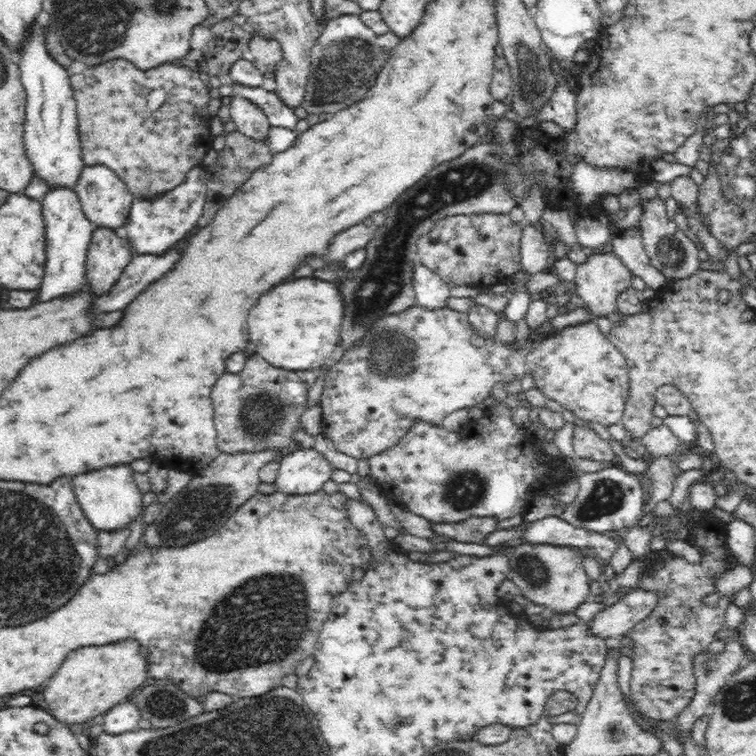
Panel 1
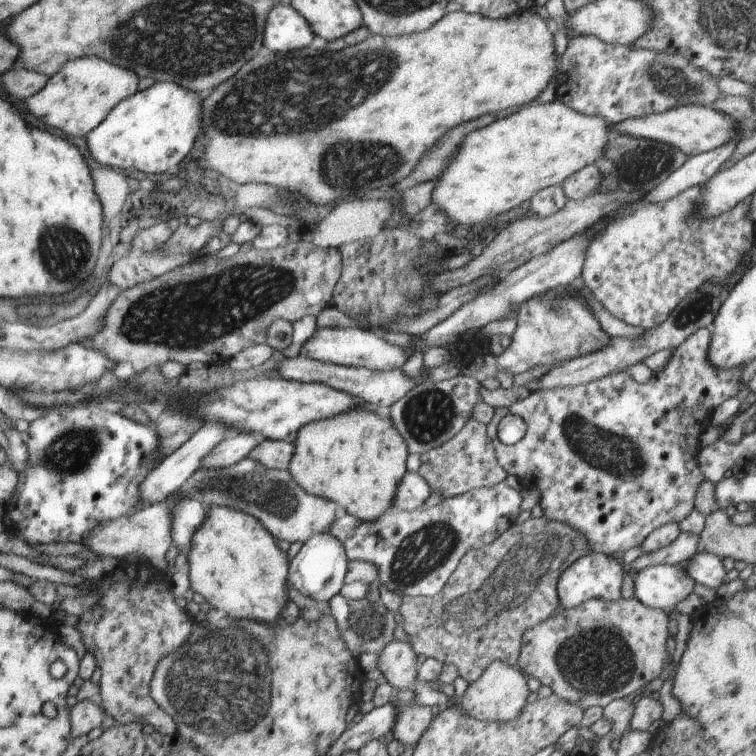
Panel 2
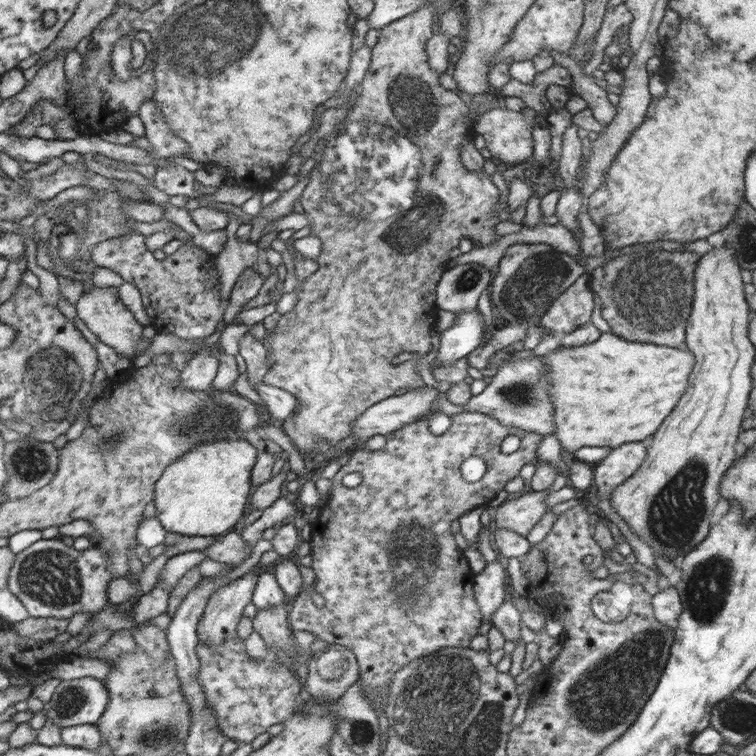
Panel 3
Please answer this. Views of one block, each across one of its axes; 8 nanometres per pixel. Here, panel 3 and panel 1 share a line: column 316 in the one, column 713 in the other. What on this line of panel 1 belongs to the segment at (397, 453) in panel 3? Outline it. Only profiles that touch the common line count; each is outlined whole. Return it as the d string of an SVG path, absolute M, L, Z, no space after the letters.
M710 513L707 516L702 517L699 521L692 520L692 522L695 527L693 528L691 535L686 536L690 536L689 542L692 546L695 546L698 549L698 552L700 552L701 561L690 563L688 560L686 560L686 558L676 555L668 557L665 561L662 561L662 559L659 561L652 561L649 560L648 555L646 561L649 561L649 564L651 564L650 569L648 572L646 572L646 574L644 574L644 576L640 578L640 582L638 582L635 588L652 590L654 593L662 593L663 599L660 600L660 604L658 604L658 606L652 610L652 614L646 620L644 620L642 624L636 626L631 633L627 634L630 642L632 642L632 648L630 648L629 656L629 662L632 663L631 679L629 681L631 700L633 700L633 703L636 705L636 707L638 707L646 717L649 717L650 719L659 719L660 721L674 722L674 720L687 708L690 702L692 702L693 696L695 695L695 678L694 673L692 672L692 661L696 655L704 652L710 652L709 646L715 640L714 636L716 636L716 632L720 632L720 630L724 630L725 628L725 615L728 606L733 604L733 599L729 598L728 596L720 598L720 600L718 600L718 604L714 608L712 608L712 606L707 606L703 602L703 598L706 598L706 596L710 596L710 594L714 594L717 591L717 575L722 575L724 572L728 571L728 569L726 569L726 562L728 562L728 554L730 550L728 548L728 543L726 542L726 524L720 523L720 521L716 521L716 519L711 518Z

